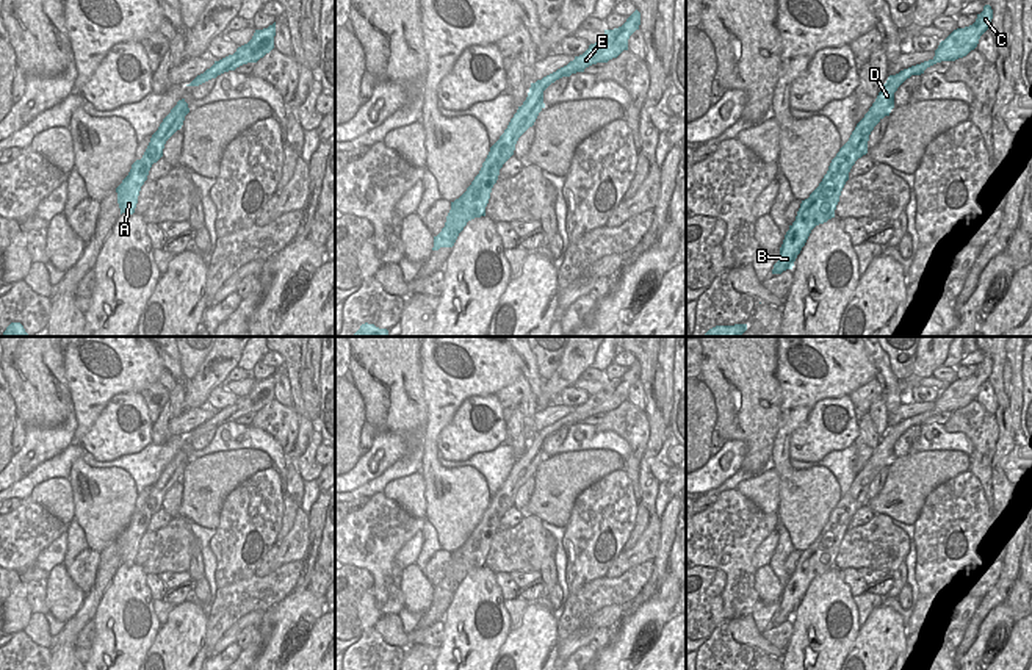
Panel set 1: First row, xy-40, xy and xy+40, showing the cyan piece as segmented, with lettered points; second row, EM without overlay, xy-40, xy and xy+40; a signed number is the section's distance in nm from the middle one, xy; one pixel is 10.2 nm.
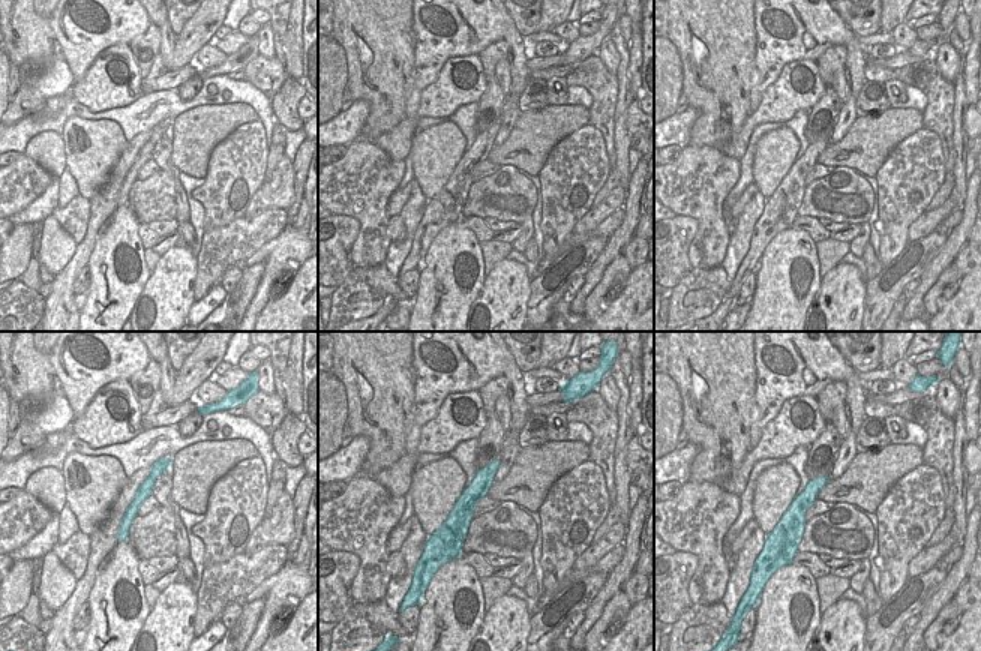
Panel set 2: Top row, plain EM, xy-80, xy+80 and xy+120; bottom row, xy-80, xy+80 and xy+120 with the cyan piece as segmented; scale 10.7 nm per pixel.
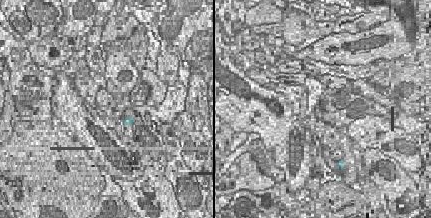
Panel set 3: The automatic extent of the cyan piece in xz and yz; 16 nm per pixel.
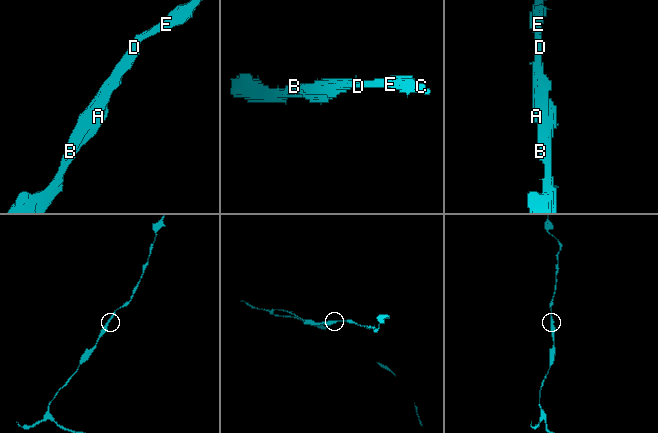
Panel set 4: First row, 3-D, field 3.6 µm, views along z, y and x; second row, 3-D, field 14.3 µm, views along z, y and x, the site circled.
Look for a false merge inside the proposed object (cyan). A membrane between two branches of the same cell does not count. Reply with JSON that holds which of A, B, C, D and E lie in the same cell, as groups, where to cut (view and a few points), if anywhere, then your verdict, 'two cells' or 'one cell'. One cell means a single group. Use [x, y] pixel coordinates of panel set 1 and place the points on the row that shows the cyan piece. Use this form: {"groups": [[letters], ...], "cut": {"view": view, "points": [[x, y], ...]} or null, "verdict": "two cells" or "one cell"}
{"groups": [["A", "B", "C", "D", "E"]], "cut": null, "verdict": "one cell"}

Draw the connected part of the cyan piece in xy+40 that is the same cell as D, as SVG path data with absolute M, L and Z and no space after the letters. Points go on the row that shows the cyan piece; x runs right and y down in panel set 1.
M985 5L983 11L977 14L972 25L954 30L944 41L940 42L932 59L888 77L869 111L857 124L849 141L832 160L819 186L808 199L802 200L796 221L789 225L789 230L785 235L780 247L780 258L774 265L772 274L781 274L786 269L792 269L794 261L805 246L811 230L816 225L835 218L841 191L849 180L849 172L855 161L868 153L868 141L874 127L885 116L889 116L894 108L894 92L897 88L911 75L921 75L927 67L936 63L955 61L966 56L977 47L979 39L988 30L991 19L993 9L990 5Z

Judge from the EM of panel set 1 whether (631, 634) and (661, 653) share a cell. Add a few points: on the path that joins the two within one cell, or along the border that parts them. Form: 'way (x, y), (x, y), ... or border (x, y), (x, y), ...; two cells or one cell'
border (669, 619), (655, 637), (635, 653); two cells

